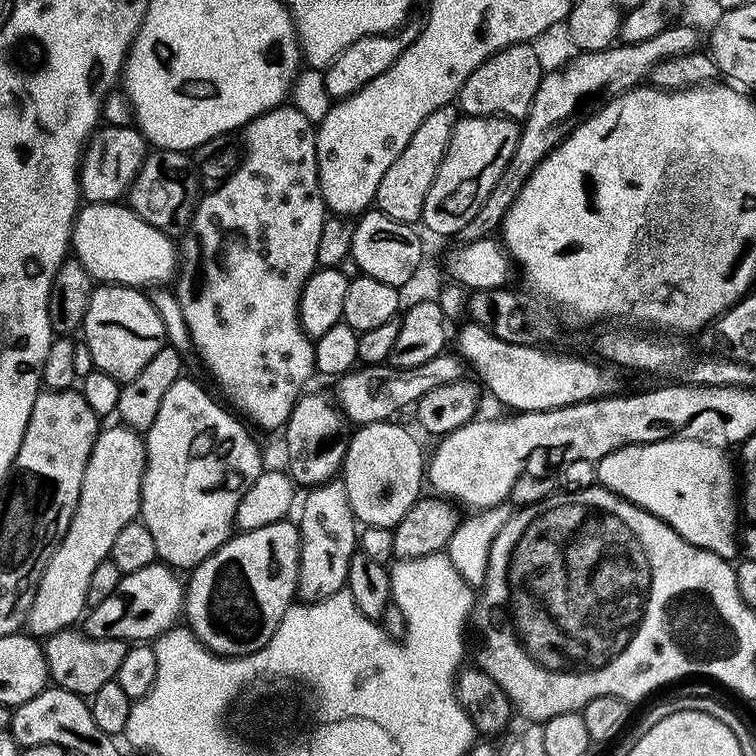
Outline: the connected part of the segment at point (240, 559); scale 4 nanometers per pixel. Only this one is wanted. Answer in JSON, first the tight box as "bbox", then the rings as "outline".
{"bbox":[184,518,300,656],"outline":[[[285,518],[258,530],[233,535],[197,568],[191,569],[184,590],[184,611],[187,627],[217,656],[248,656],[262,650],[270,642],[274,630],[282,622],[297,599],[300,536],[297,525]]]}

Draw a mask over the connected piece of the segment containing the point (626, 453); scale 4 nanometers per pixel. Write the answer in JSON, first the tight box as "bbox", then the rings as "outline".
{"bbox":[595,440,738,562],"outline":[[[693,440],[627,444],[595,461],[595,483],[599,487],[609,488],[615,496],[630,501],[634,506],[654,514],[670,525],[686,542],[732,562],[738,556],[738,484],[734,479],[733,461],[731,464],[724,455],[725,449],[706,446],[706,442]]]}

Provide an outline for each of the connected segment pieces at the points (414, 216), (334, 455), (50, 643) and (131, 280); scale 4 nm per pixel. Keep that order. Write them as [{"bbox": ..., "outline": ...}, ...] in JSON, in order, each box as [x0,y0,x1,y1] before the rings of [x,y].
[{"bbox":[375,103,458,225],"outline":[[[455,103],[442,106],[414,130],[414,138],[406,142],[406,150],[394,158],[394,163],[386,174],[382,174],[382,182],[378,182],[375,207],[403,224],[415,225],[424,215],[426,194],[430,194],[430,186],[434,182],[434,174],[438,174],[438,166],[442,166],[442,158],[450,146],[450,134],[458,119],[458,108]]]},{"bbox":[282,391,350,490],"outline":[[[305,391],[285,422],[282,435],[284,452],[288,455],[286,471],[292,477],[293,484],[309,490],[335,479],[341,473],[348,449],[350,424],[331,395],[323,396],[320,392]]]},{"bbox":[43,627,130,698],"outline":[[[75,627],[55,632],[43,641],[43,646],[51,683],[85,698],[93,697],[102,686],[117,679],[119,667],[130,649],[129,641],[94,638]]]},{"bbox":[71,202,178,289],"outline":[[[120,202],[110,204],[85,203],[76,213],[76,220],[72,224],[71,251],[75,259],[86,266],[93,281],[105,284],[127,284],[129,288],[143,289],[145,286],[160,286],[171,281],[178,268],[178,248],[172,245],[173,237],[162,232],[146,222]]]}]

